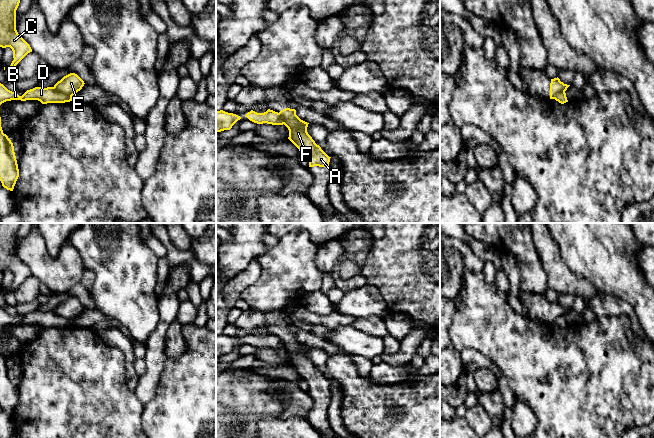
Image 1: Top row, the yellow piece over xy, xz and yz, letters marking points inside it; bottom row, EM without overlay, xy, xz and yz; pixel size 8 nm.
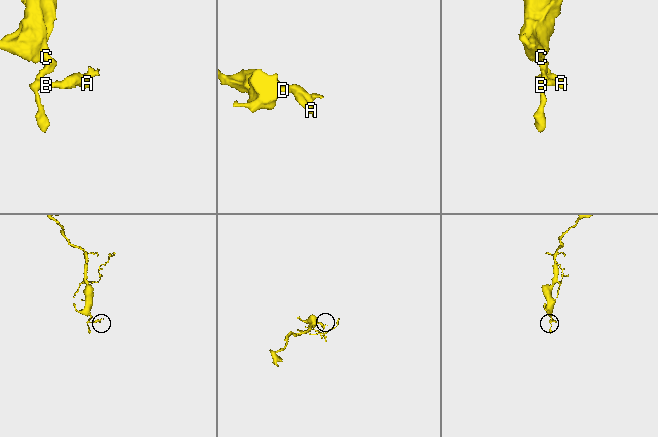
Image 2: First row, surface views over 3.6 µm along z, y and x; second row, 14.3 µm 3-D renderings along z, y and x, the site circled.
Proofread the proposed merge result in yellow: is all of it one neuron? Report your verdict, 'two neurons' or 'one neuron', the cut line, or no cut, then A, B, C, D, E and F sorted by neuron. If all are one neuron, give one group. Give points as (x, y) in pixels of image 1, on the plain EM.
two neurons | xy (53, 311), (71, 321) | A E F / B C D

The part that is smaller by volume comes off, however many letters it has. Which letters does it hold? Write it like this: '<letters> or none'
A, E, F

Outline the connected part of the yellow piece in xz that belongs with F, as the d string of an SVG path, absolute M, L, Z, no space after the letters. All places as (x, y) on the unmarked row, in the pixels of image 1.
M285 332L279 336L289 354L288 363L309 385L309 391L328 391L330 382L307 356L307 346L296 339L295 333Z

